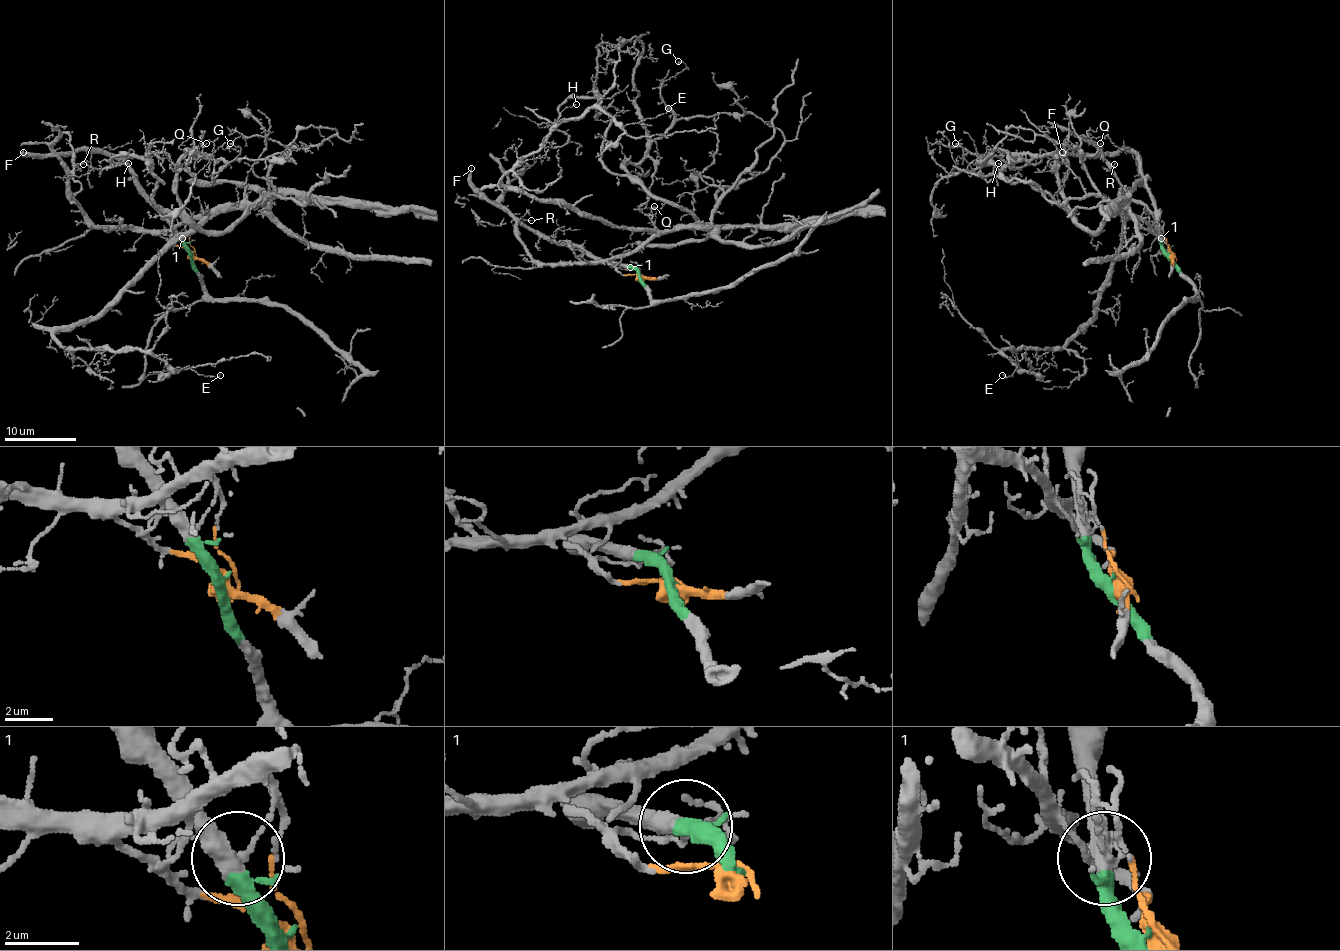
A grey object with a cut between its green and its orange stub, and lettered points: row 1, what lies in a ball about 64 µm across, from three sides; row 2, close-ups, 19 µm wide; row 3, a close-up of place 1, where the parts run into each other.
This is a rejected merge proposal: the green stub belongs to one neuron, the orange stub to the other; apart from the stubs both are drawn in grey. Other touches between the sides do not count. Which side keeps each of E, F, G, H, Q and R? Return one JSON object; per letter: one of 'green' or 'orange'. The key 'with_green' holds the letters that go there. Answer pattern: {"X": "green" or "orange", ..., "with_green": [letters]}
{"E": "orange", "F": "green", "G": "orange", "H": "orange", "Q": "orange", "R": "orange", "with_green": ["F"]}

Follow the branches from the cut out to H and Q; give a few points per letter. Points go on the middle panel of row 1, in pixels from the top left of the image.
H: (638, 276), (624, 256), (696, 220), (615, 175), (611, 117), (593, 99), (559, 112), (575, 104)
Q: (638, 276), (617, 268), (624, 256), (696, 223), (624, 164), (647, 157), (654, 166), (647, 207), (654, 205)

